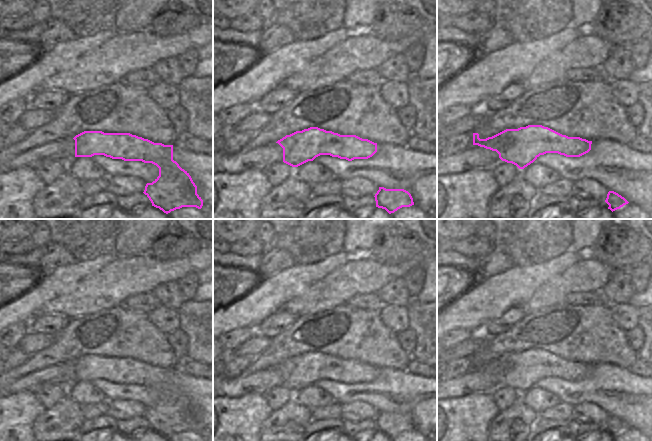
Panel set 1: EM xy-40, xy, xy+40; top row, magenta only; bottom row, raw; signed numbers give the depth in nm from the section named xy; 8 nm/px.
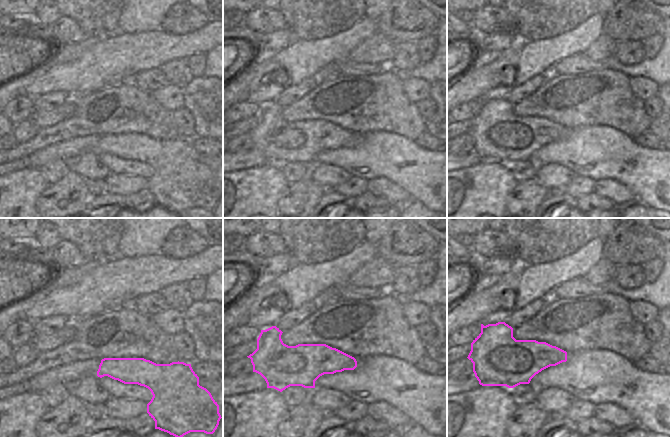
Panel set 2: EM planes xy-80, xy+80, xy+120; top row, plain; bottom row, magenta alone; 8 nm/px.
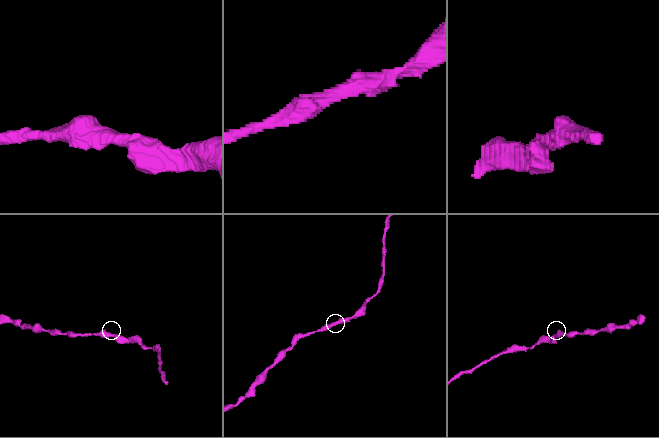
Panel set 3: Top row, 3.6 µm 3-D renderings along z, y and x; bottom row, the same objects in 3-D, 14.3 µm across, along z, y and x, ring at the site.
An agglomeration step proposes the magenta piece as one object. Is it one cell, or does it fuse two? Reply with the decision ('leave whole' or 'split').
leave whole

